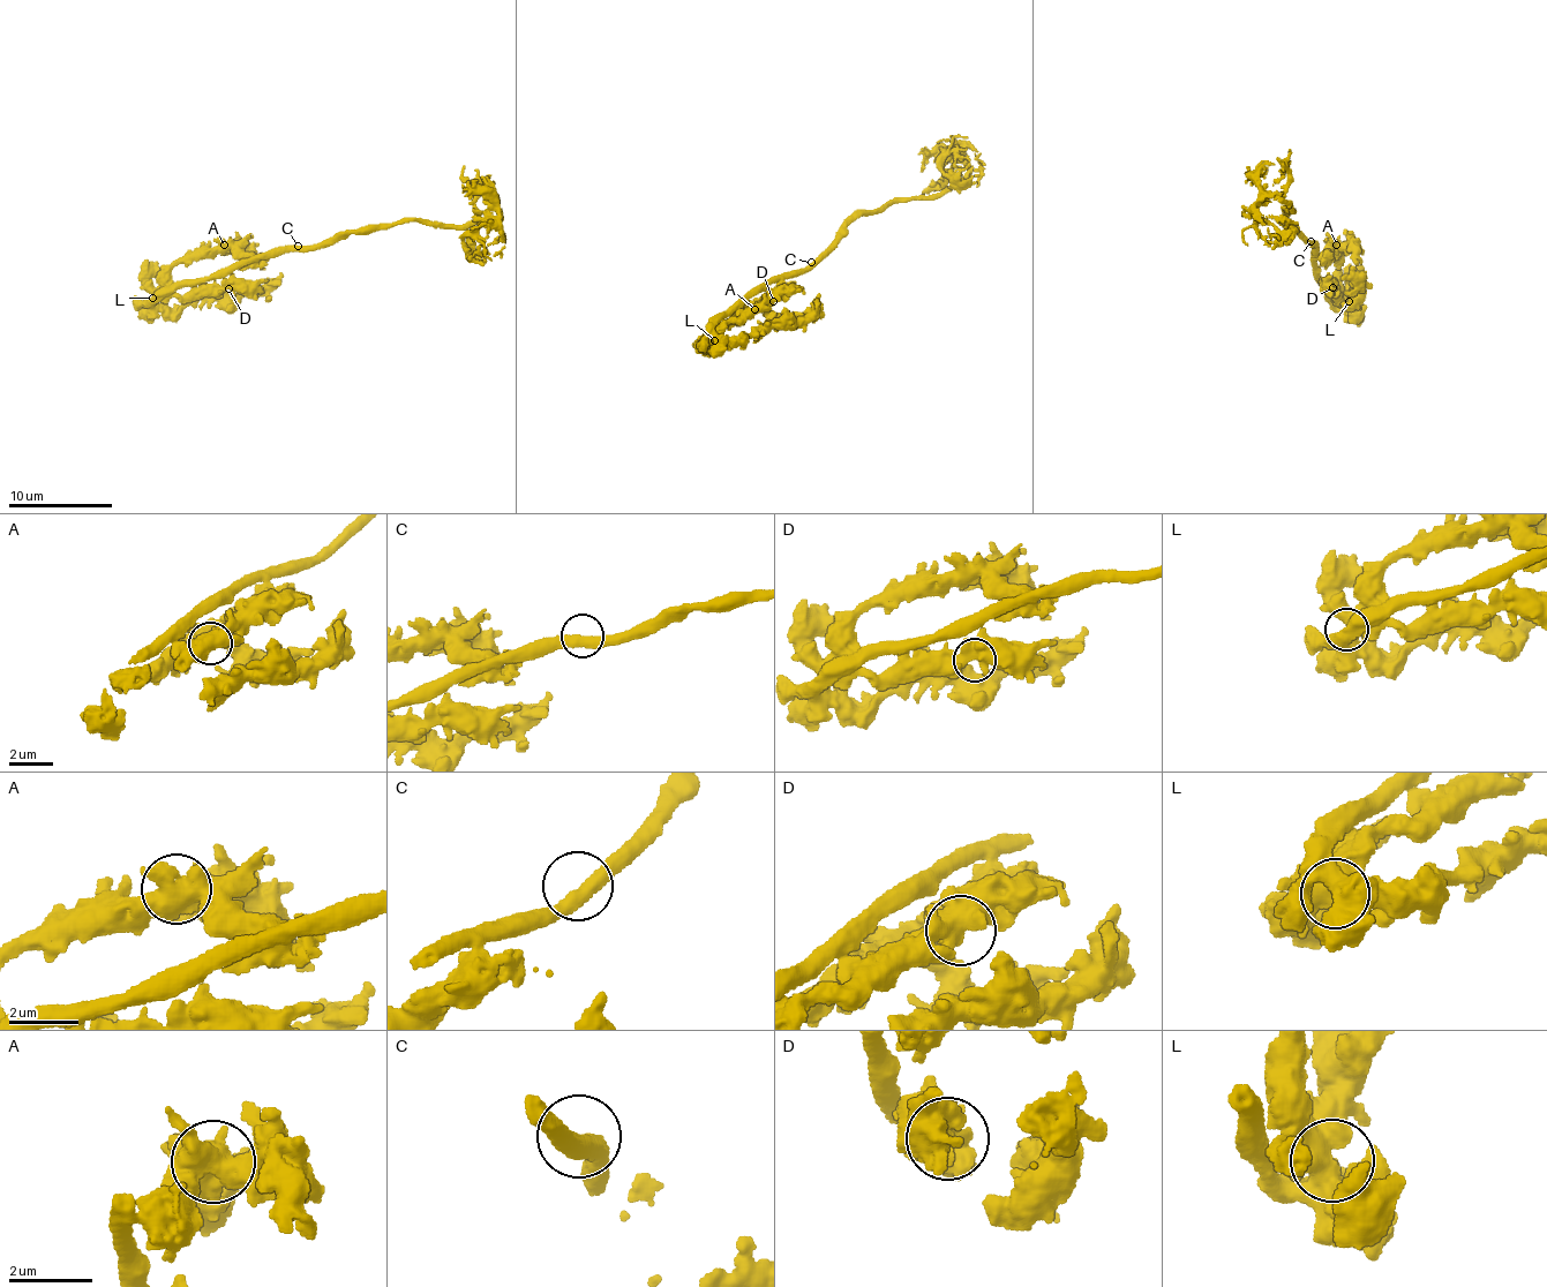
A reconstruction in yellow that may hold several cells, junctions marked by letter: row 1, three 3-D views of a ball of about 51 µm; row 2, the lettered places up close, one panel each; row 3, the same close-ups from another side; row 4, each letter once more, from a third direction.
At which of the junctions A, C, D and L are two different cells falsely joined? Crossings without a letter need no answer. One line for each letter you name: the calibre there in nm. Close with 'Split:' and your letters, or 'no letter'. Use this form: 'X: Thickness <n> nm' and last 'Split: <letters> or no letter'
Split: no letter

